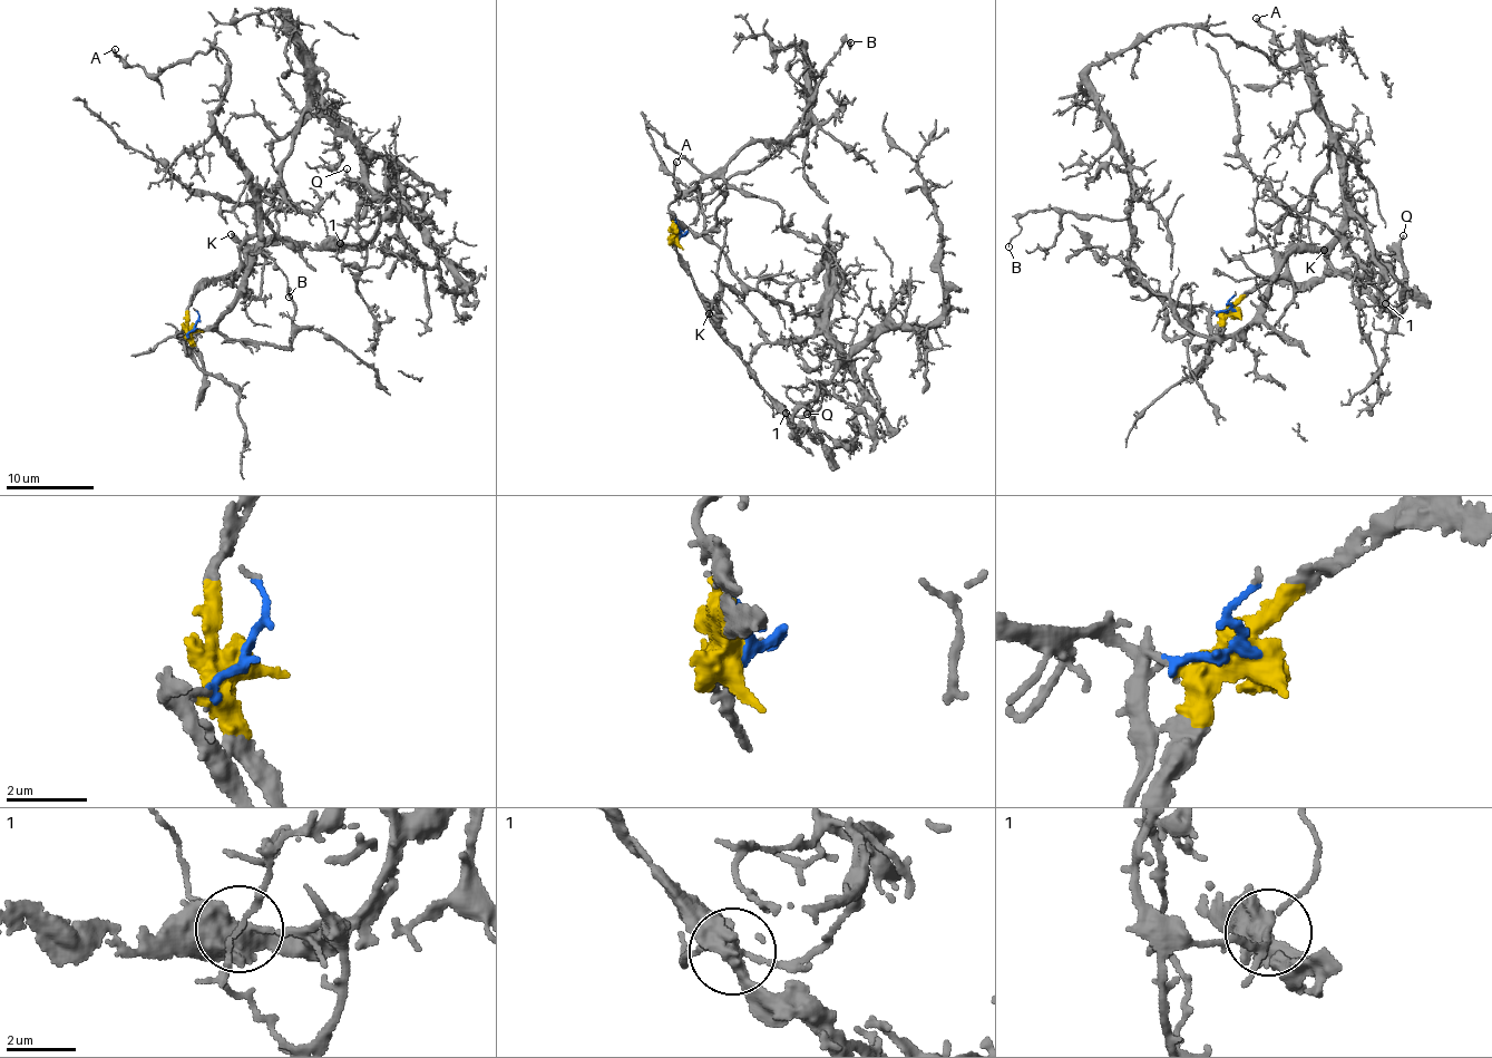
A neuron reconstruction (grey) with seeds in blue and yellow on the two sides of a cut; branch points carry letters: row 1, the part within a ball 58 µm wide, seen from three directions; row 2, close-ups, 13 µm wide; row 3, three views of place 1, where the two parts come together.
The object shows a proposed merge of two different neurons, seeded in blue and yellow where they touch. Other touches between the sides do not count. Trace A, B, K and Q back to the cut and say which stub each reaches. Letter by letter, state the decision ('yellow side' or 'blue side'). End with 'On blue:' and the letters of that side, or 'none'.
A: blue side
B: blue side
K: yellow side
Q: yellow side
On blue: A, B

